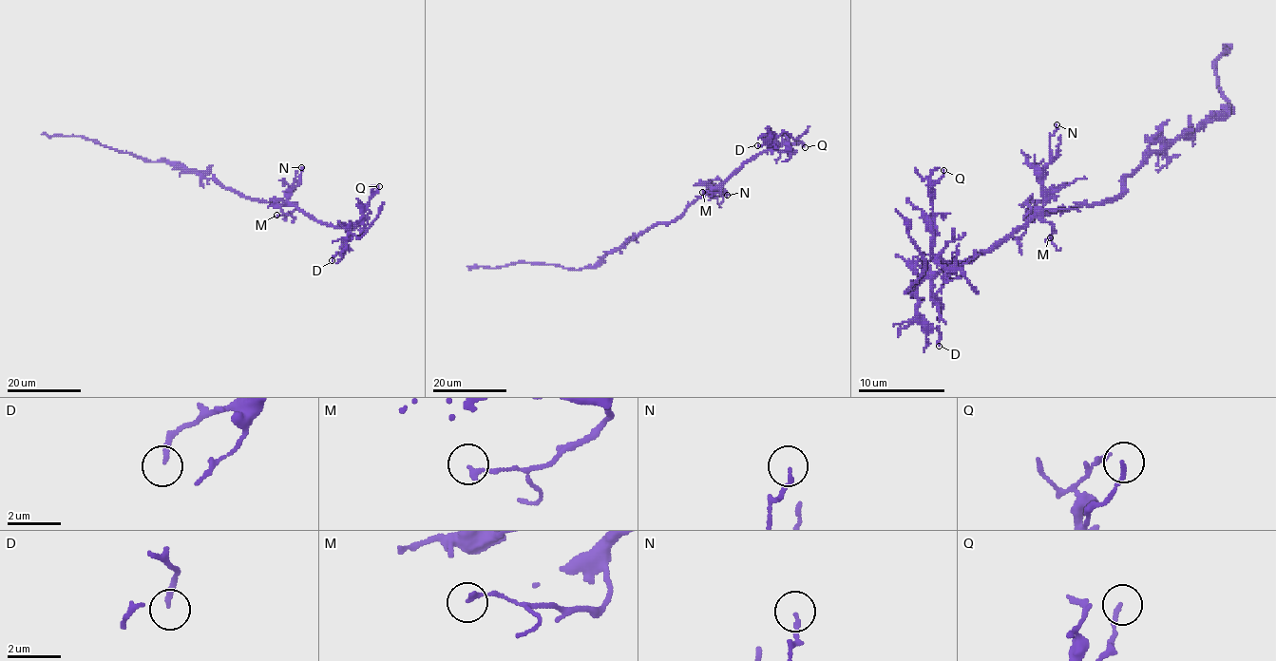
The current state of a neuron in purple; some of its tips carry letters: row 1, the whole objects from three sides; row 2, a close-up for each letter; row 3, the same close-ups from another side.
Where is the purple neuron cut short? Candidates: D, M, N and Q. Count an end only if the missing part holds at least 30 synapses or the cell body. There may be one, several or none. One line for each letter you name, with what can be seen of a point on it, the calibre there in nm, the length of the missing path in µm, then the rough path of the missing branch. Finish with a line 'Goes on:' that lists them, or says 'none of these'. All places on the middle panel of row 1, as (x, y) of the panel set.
Goes on: none of these

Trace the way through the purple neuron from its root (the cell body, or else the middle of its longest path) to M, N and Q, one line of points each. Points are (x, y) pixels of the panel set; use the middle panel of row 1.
M: (658, 224), (676, 219), (690, 204), (714, 188), (721, 190), (719, 193), (702, 192)
N: (658, 224), (676, 219), (690, 204), (712, 189), (723, 189), (727, 195)
Q: (658, 224), (676, 219), (690, 204), (718, 188), (762, 153), (784, 142), (800, 141), (805, 147)

